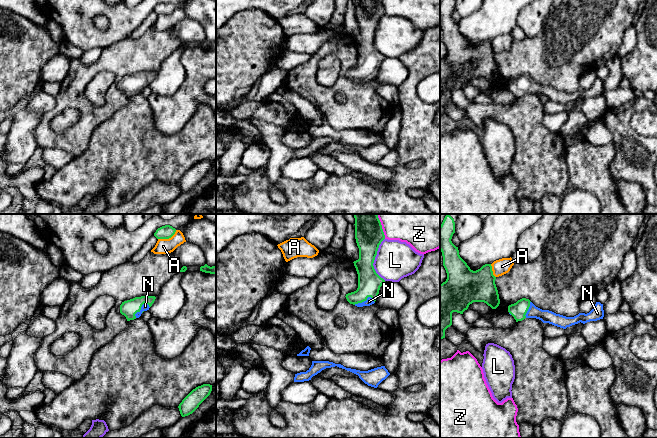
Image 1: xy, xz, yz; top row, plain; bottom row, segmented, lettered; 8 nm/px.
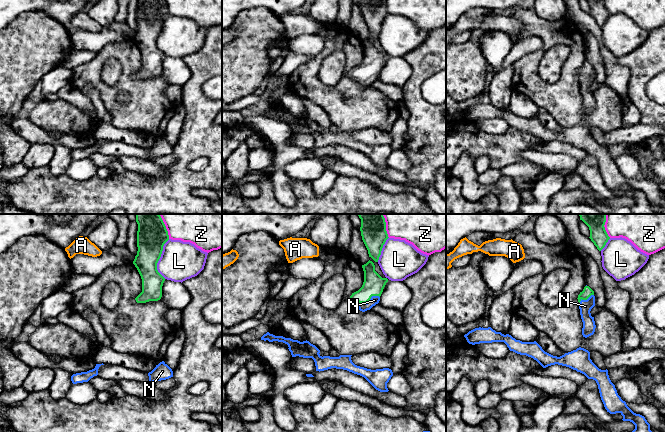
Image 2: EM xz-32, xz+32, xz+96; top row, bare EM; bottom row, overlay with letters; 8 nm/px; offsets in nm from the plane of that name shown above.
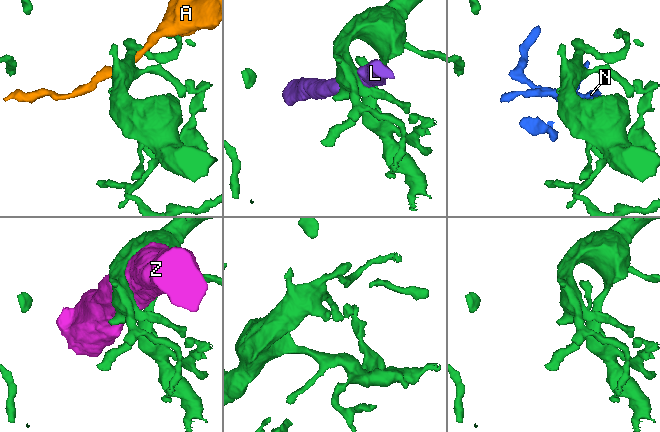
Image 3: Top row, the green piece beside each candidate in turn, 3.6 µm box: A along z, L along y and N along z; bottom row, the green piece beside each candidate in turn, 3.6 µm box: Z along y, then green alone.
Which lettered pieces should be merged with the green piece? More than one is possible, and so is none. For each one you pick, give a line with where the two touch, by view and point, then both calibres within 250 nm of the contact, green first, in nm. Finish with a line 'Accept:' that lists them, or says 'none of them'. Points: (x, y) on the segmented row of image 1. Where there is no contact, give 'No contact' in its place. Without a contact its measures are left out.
N: Touches green at xy (140, 309). Thickness 140 nm (green) against 60 nm
Accept: N

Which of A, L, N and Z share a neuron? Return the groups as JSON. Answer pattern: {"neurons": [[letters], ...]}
{"neurons": [["A"], ["L", "Z"], ["N"]]}

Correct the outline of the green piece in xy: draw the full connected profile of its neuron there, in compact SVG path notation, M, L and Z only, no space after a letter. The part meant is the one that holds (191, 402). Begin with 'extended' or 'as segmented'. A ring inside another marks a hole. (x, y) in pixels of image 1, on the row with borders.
as segmented; M203 384L193 389L179 404L178 408L182 417L192 414L199 405L210 395L212 385Z

